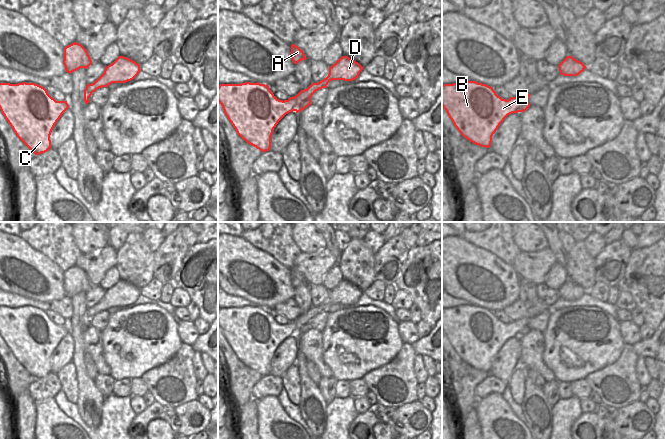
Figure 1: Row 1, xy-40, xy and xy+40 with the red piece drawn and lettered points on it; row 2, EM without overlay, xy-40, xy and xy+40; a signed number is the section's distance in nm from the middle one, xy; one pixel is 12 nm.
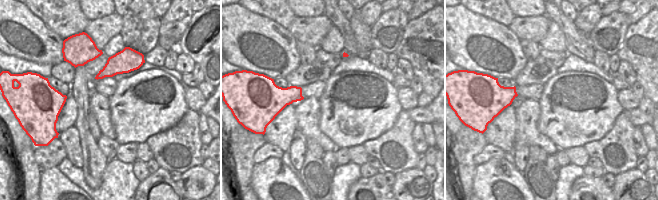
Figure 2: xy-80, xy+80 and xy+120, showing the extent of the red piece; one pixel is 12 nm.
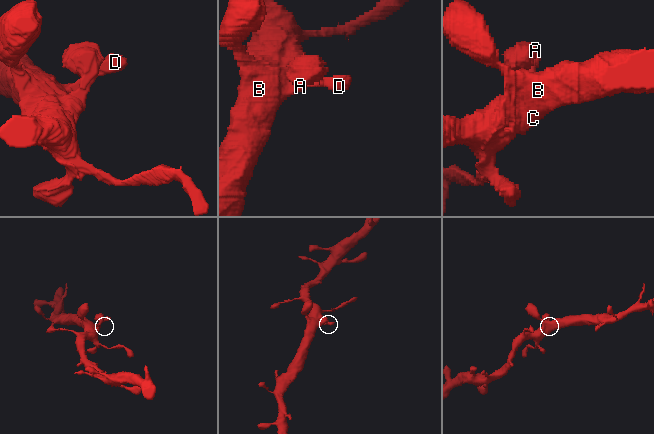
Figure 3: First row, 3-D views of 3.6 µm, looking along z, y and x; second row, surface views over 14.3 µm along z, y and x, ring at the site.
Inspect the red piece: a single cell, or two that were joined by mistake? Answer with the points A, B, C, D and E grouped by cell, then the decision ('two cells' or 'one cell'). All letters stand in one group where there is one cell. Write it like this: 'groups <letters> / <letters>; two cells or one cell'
groups A B C D E; one cell

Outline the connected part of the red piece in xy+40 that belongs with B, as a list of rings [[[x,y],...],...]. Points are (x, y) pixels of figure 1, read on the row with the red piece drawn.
[[[460,81],[442,85],[442,107],[454,126],[464,138],[486,148],[491,146],[493,134],[508,115],[524,112],[530,107],[529,97],[530,94],[524,93],[508,100],[502,99],[492,87],[476,81]]]

